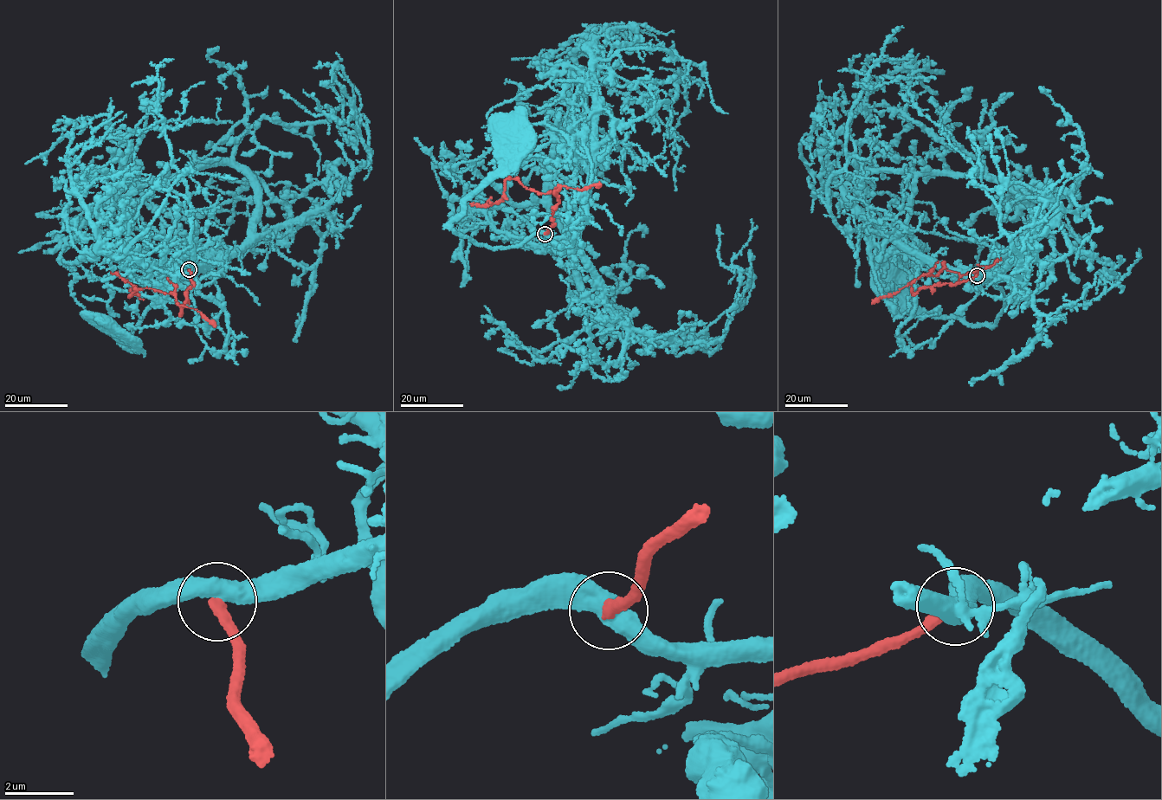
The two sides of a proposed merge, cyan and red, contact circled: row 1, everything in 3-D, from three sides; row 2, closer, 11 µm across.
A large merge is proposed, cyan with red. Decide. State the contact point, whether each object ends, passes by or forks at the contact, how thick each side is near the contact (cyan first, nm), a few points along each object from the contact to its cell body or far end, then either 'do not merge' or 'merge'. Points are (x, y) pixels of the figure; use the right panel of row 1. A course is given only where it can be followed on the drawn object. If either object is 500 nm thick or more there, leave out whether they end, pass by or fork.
(977, 275) | 550/340 nm | cyan via (976, 275), (999, 289), (1006, 301), (992, 325), (973, 325), (924, 310), (904, 290), (893, 264), (890, 267) | red via (976, 275), (953, 285), (912, 292), (913, 281), (937, 275), (944, 264), (947, 270), (964, 274), (1001, 259) | do not merge

